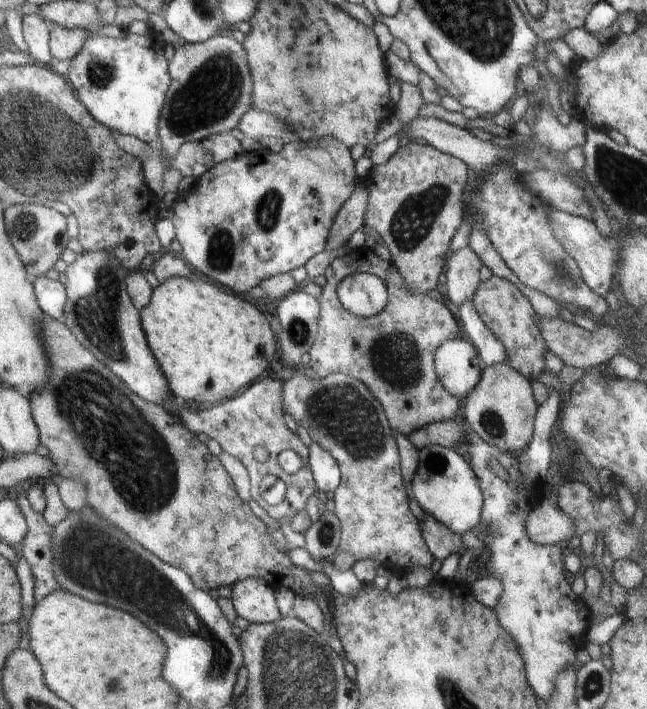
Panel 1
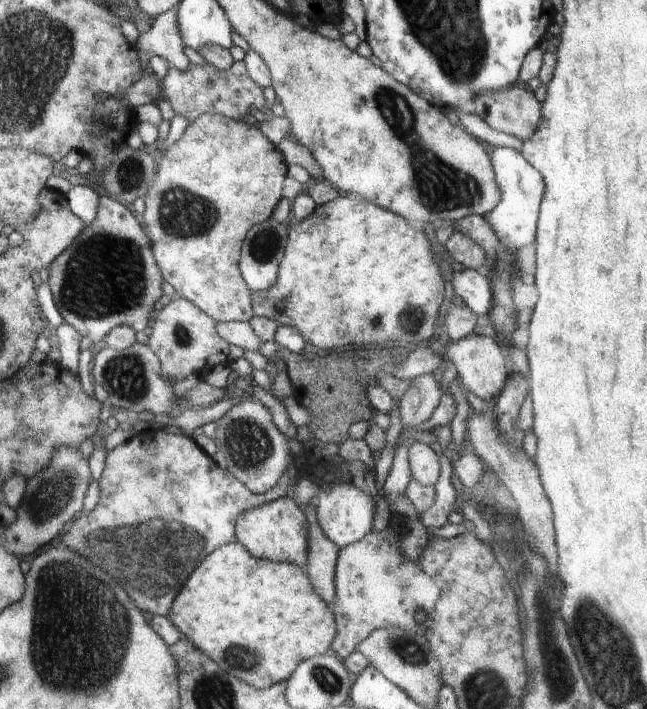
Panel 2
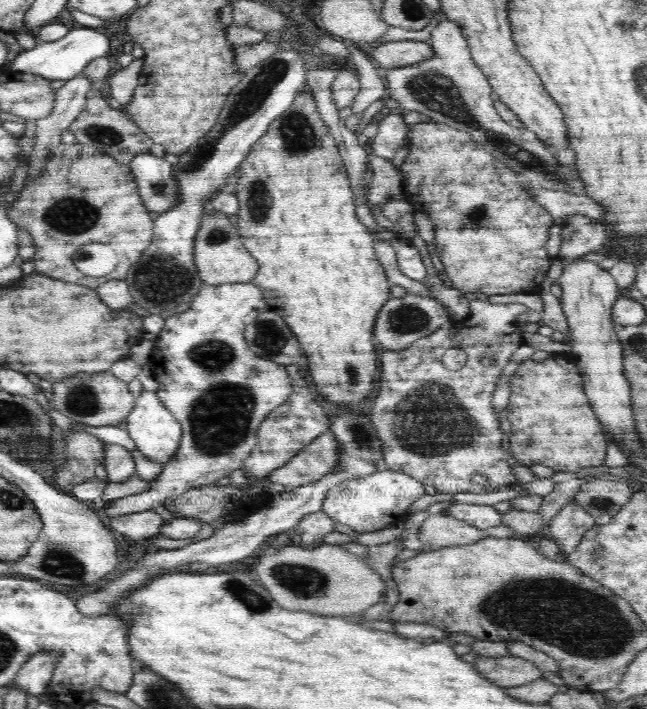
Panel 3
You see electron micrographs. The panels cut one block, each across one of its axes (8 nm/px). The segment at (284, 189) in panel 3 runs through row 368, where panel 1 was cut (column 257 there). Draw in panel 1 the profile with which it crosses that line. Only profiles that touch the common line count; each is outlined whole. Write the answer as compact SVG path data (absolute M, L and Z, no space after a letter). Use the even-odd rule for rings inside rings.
M168 278L154 288L150 304L139 312L148 346L168 380L172 396L180 396L188 402L220 402L236 396L268 368L276 354L276 338L262 312L258 312L250 302L224 292L210 282Z

